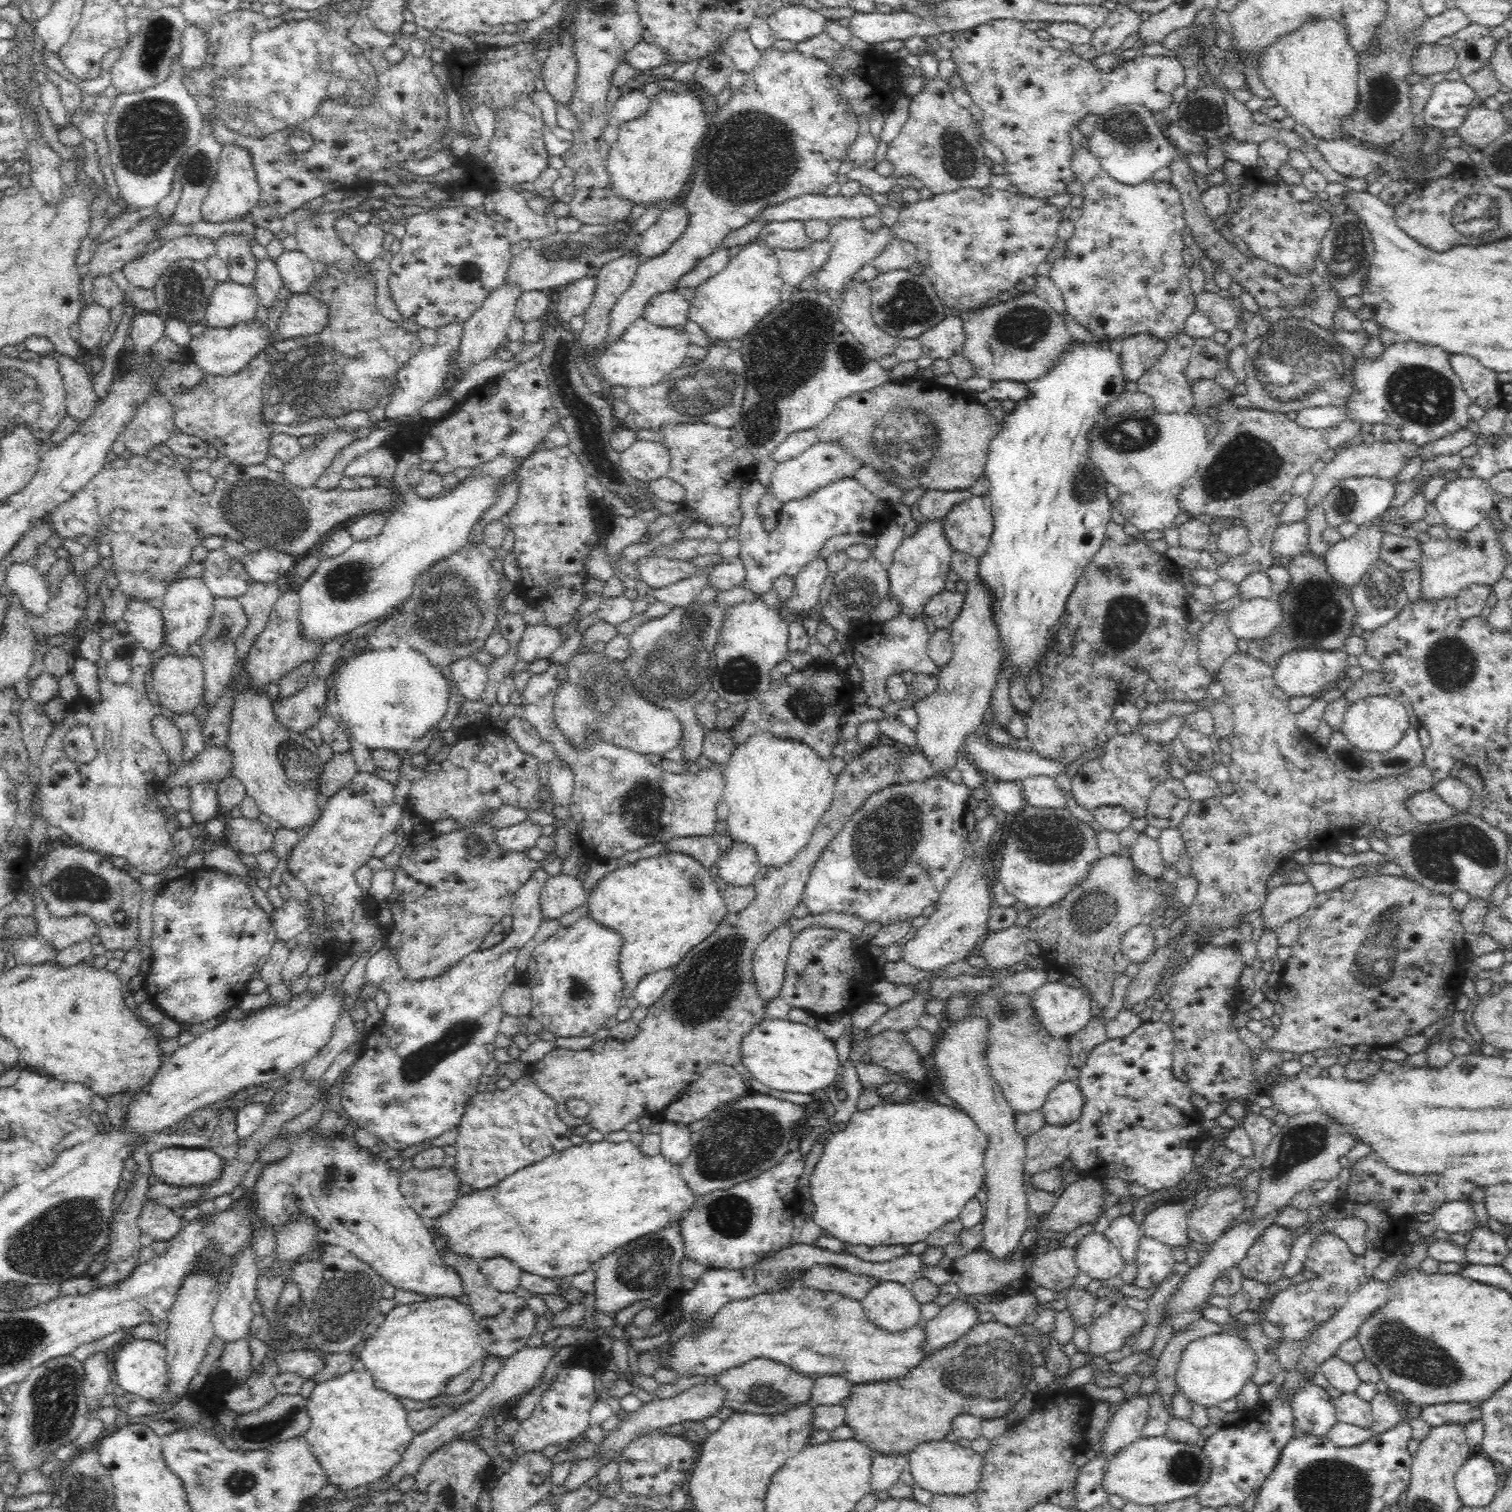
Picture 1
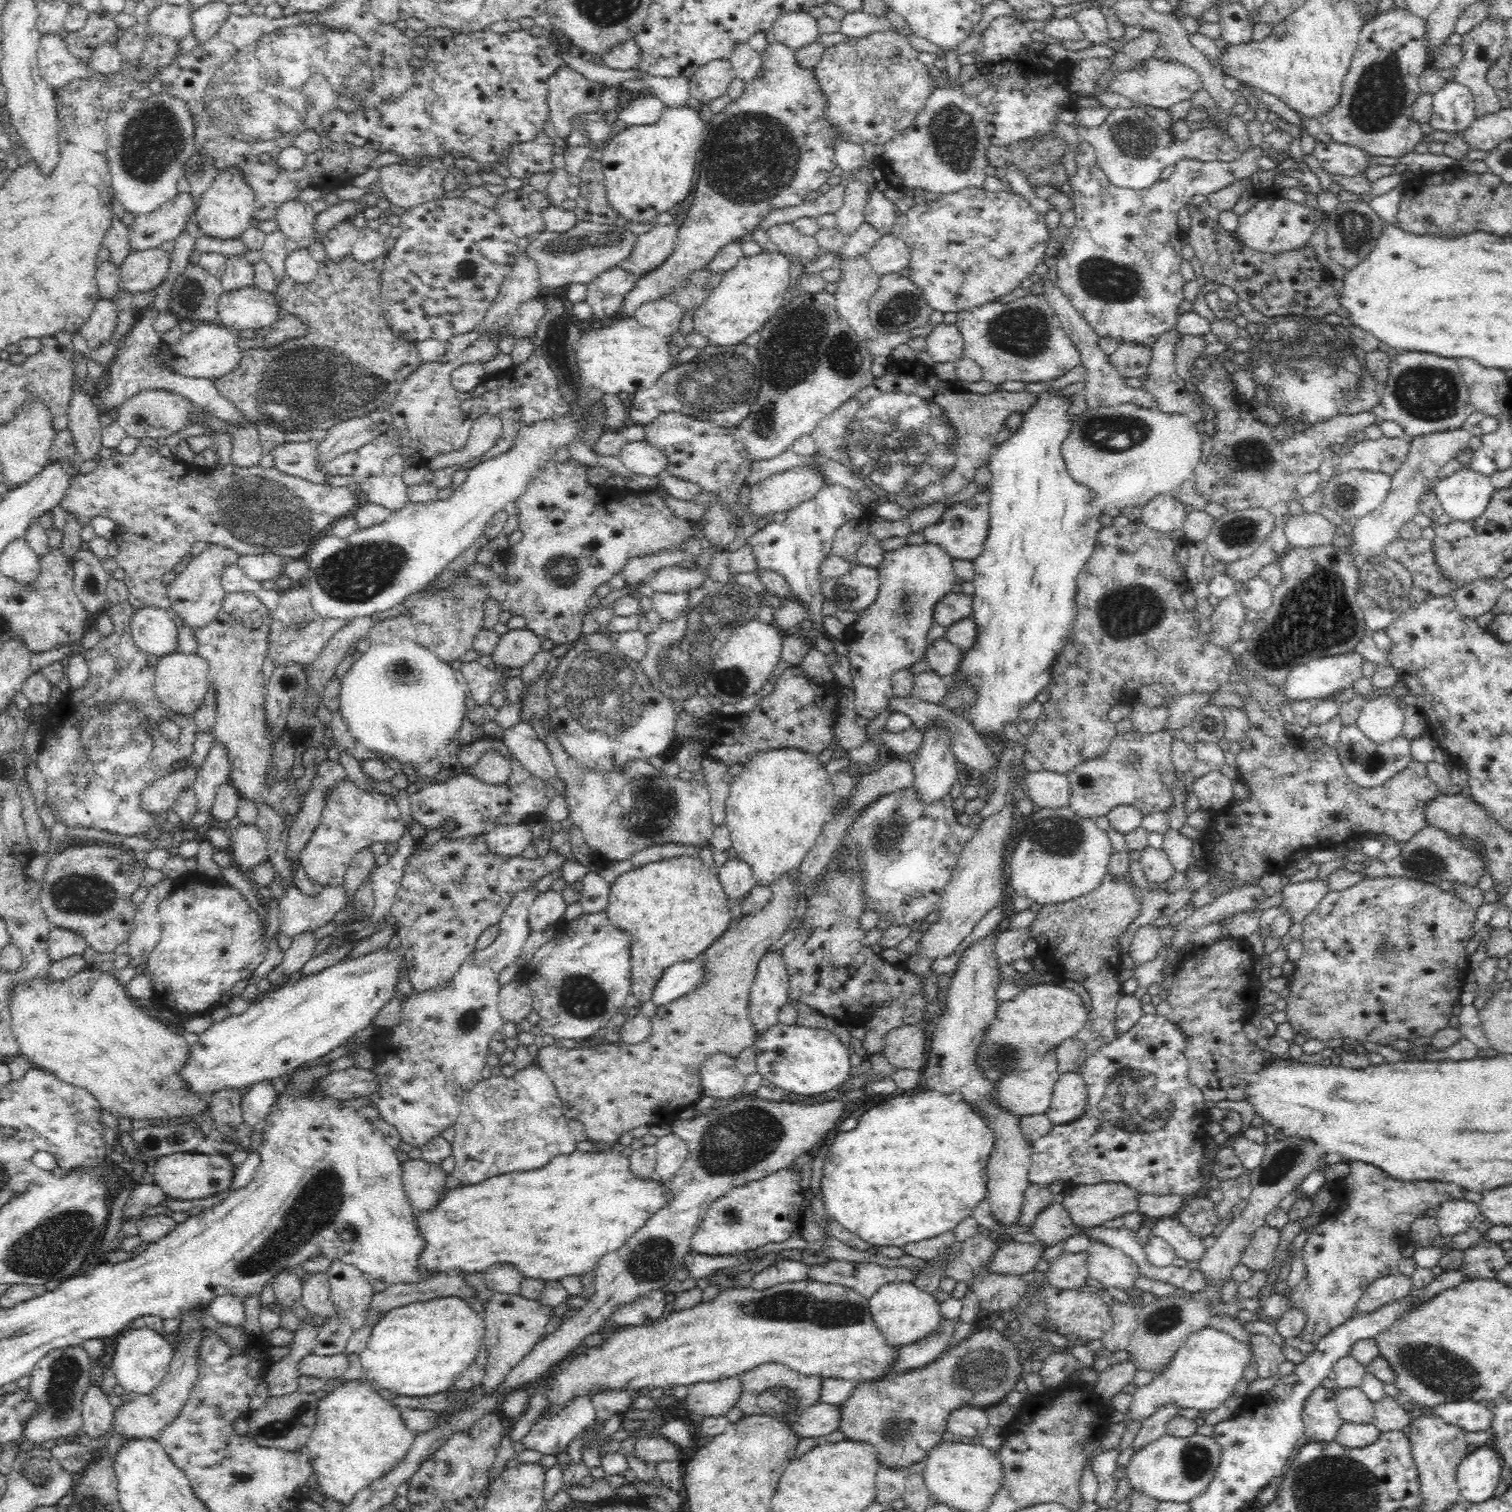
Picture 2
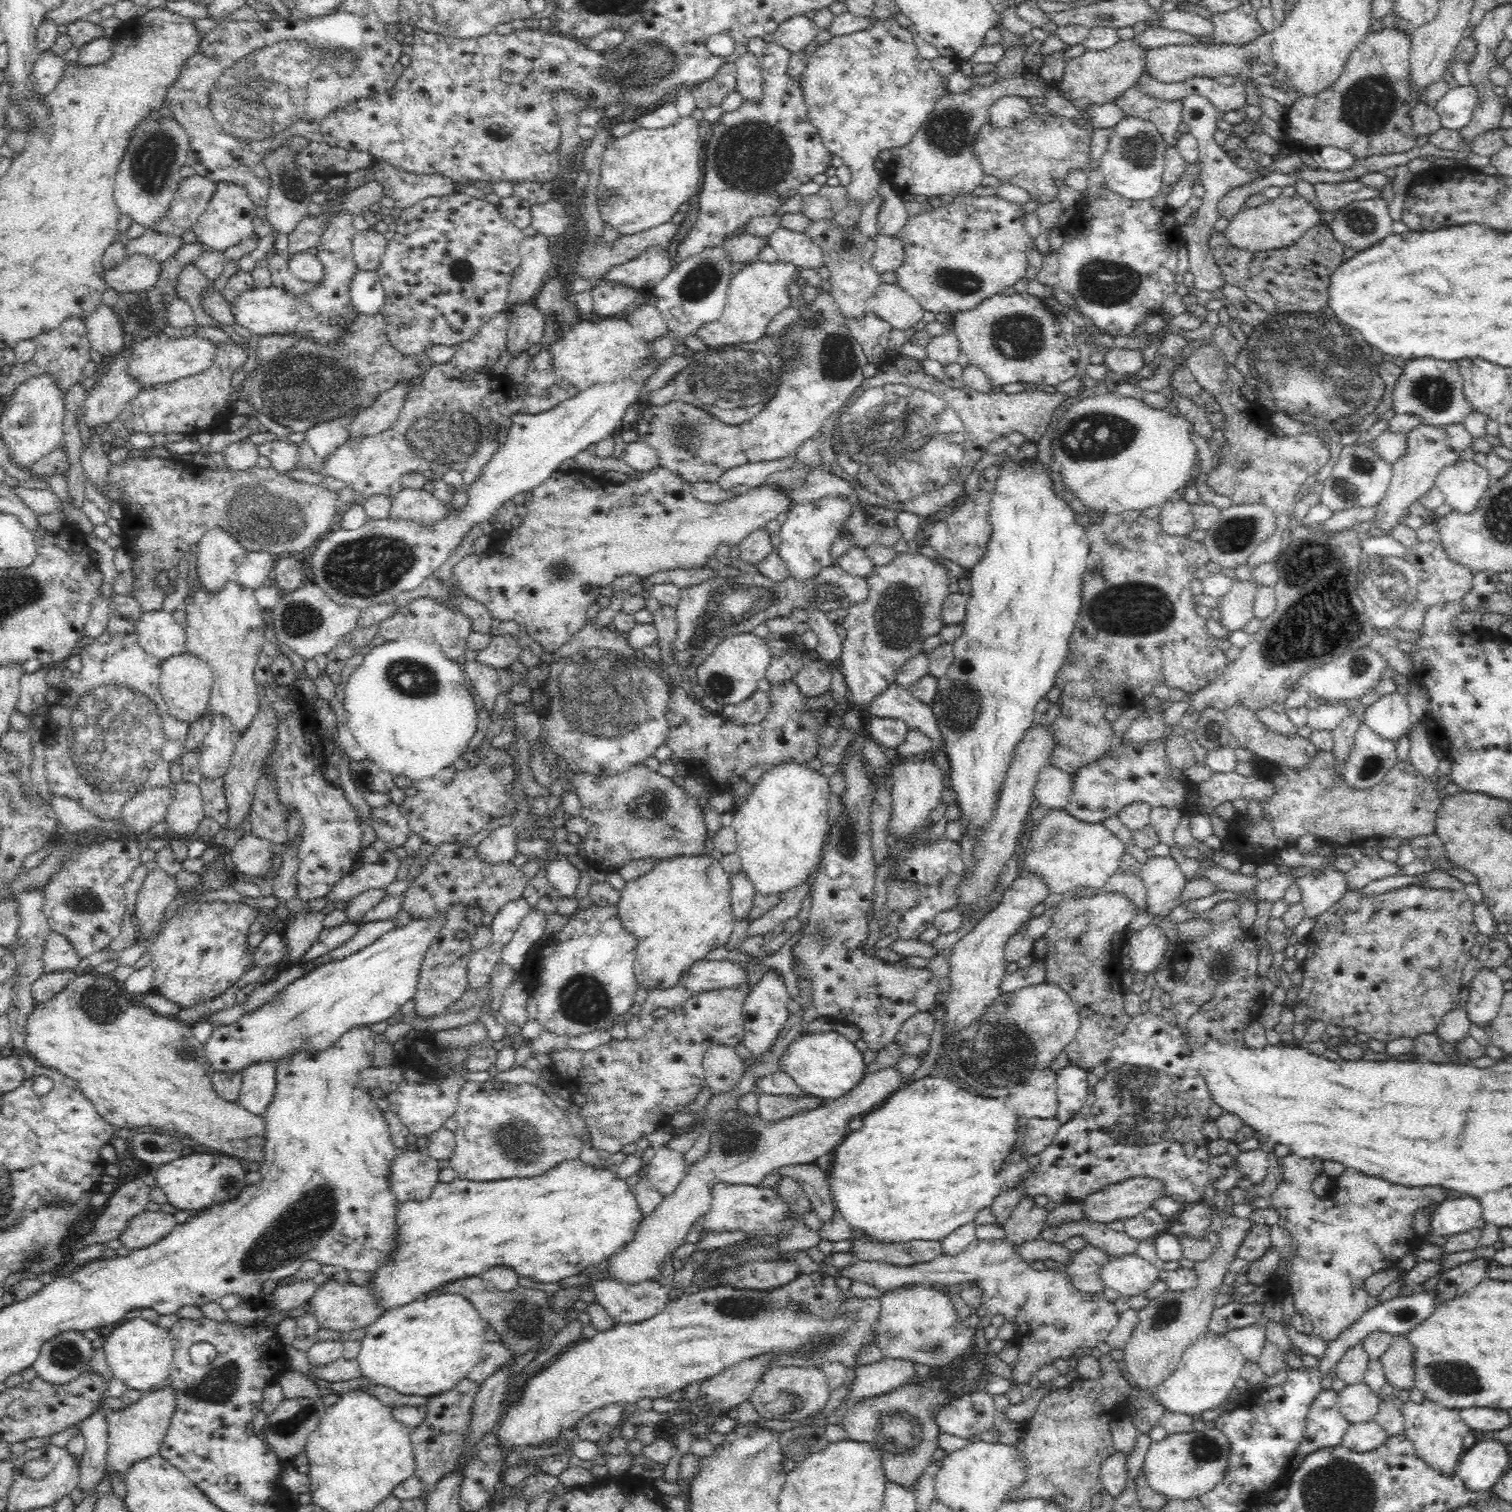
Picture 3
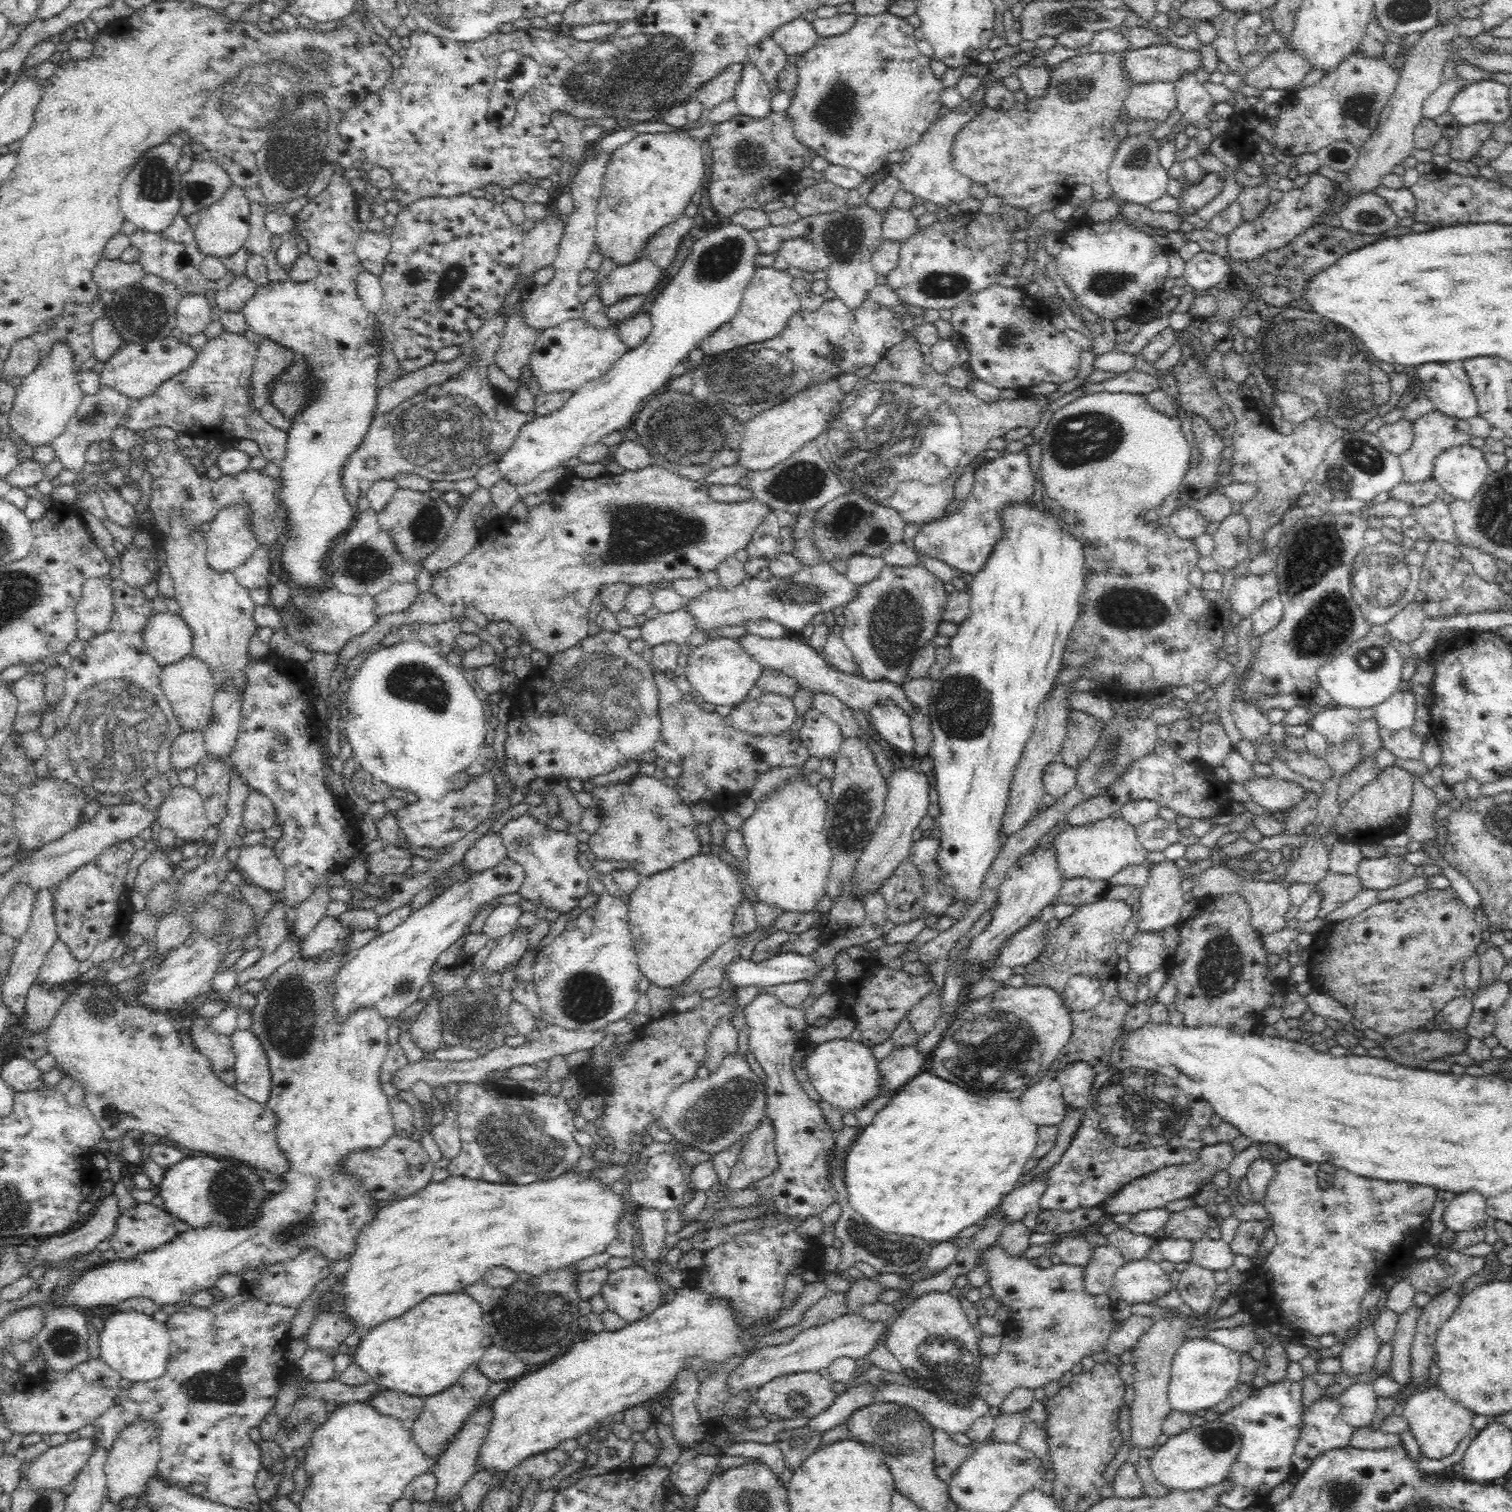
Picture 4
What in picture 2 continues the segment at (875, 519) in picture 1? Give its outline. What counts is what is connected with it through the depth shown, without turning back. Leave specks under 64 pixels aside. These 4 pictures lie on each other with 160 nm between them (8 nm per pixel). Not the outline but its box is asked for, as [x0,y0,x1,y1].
[746,484,870,638]

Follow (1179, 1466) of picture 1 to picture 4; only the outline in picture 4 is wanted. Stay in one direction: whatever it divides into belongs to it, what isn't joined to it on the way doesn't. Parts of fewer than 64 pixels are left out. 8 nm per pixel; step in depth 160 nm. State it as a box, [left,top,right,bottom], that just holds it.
[1149,1418,1241,1492]

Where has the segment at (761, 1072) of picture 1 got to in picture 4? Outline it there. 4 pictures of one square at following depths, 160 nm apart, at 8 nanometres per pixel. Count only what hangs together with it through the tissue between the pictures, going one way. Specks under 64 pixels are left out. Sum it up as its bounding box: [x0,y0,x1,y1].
[803,1039,882,1112]

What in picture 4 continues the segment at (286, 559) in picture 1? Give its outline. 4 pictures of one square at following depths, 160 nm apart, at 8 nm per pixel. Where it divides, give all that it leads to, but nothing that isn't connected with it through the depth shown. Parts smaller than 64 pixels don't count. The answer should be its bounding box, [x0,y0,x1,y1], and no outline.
[233,545,270,591]

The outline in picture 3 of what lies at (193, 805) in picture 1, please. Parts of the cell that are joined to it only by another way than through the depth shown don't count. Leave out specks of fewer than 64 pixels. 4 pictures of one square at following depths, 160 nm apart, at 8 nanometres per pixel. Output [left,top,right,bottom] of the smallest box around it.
[199,713,235,780]

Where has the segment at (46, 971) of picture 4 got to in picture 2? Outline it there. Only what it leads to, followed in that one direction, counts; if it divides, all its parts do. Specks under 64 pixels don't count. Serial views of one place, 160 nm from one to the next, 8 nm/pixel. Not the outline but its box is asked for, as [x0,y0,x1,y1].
[47,926,88,962]

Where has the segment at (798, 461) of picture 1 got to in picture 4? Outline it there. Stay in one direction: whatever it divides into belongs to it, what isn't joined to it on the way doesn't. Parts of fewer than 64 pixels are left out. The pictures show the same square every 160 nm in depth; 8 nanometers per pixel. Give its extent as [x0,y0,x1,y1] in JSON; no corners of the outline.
[338,464,771,666]

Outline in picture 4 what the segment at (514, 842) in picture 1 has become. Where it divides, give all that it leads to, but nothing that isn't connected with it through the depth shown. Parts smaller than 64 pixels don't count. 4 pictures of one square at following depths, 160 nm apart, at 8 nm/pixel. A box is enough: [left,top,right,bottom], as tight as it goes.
[460,833,507,872]

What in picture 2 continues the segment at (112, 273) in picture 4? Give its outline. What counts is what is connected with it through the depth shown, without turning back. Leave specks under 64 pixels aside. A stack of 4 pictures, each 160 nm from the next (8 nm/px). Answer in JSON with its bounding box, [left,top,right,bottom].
[118,247,168,294]

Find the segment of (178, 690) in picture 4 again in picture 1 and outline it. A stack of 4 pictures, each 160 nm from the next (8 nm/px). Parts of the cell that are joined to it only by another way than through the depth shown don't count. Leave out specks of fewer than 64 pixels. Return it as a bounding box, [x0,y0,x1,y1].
[149,655,204,715]

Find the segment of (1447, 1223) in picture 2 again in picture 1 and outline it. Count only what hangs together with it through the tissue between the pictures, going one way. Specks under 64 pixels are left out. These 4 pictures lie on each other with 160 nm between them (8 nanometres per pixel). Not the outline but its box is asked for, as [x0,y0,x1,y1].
[1429,1201,1476,1234]

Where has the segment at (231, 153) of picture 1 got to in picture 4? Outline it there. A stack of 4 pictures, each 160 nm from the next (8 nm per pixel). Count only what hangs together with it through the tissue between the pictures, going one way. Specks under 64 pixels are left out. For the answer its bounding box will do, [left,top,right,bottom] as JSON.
[195,185,250,260]

